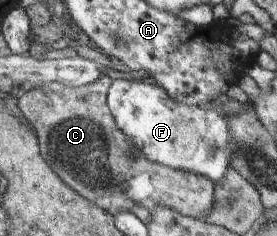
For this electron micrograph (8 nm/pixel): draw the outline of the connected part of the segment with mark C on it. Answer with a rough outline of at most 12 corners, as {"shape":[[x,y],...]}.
{"shape":[[107,75],[48,82],[17,106],[43,158],[113,216],[169,192],[204,220],[214,180],[152,162],[117,124]]}

